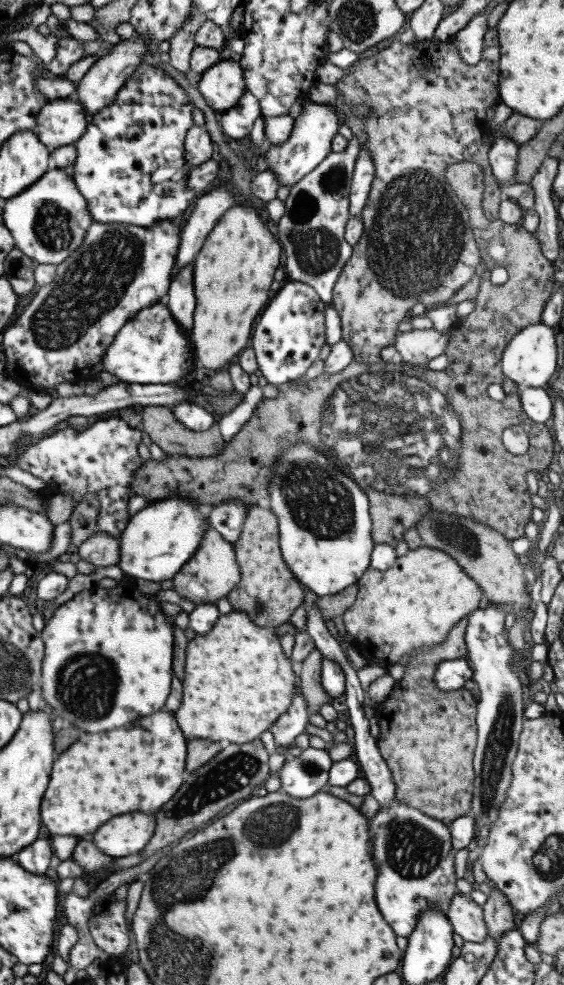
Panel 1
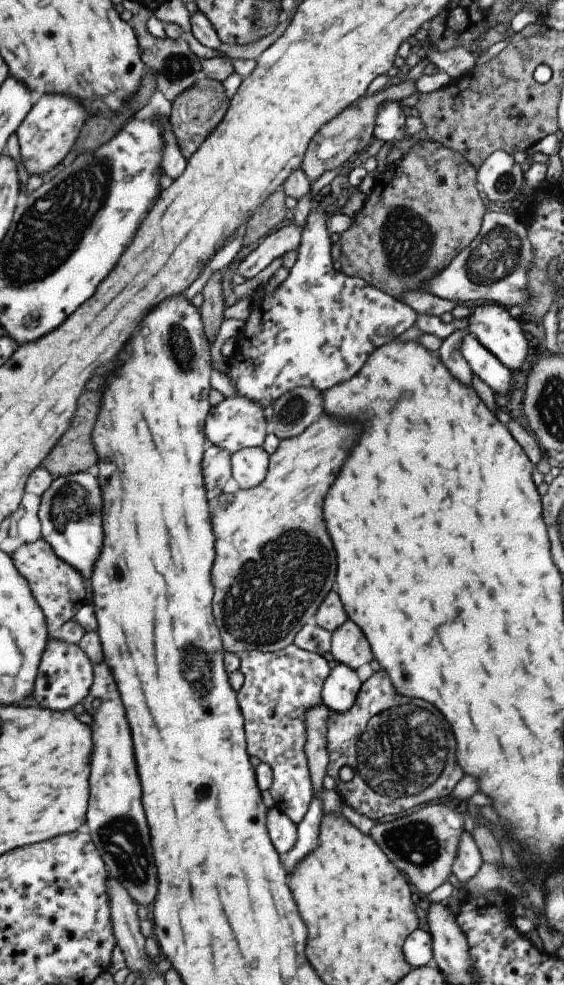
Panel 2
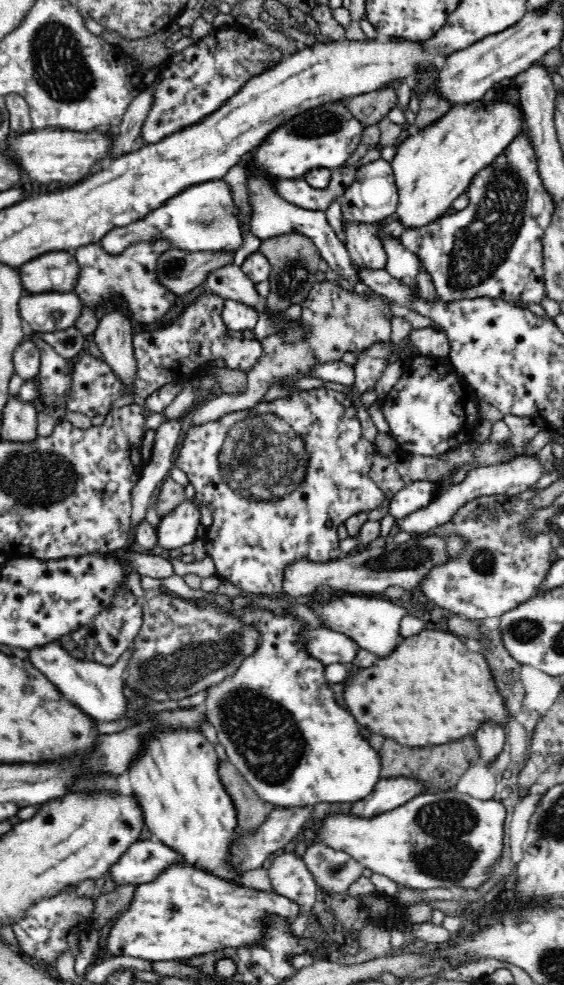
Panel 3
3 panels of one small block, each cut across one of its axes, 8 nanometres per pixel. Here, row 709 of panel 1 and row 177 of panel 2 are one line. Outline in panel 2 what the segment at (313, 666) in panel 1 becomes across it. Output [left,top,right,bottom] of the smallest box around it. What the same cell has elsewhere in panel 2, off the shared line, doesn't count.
[301,79,418,182]

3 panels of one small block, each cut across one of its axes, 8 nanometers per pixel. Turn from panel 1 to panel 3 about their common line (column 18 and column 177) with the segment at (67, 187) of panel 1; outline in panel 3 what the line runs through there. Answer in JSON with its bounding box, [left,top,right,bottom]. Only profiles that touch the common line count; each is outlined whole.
[99,179,245,256]

